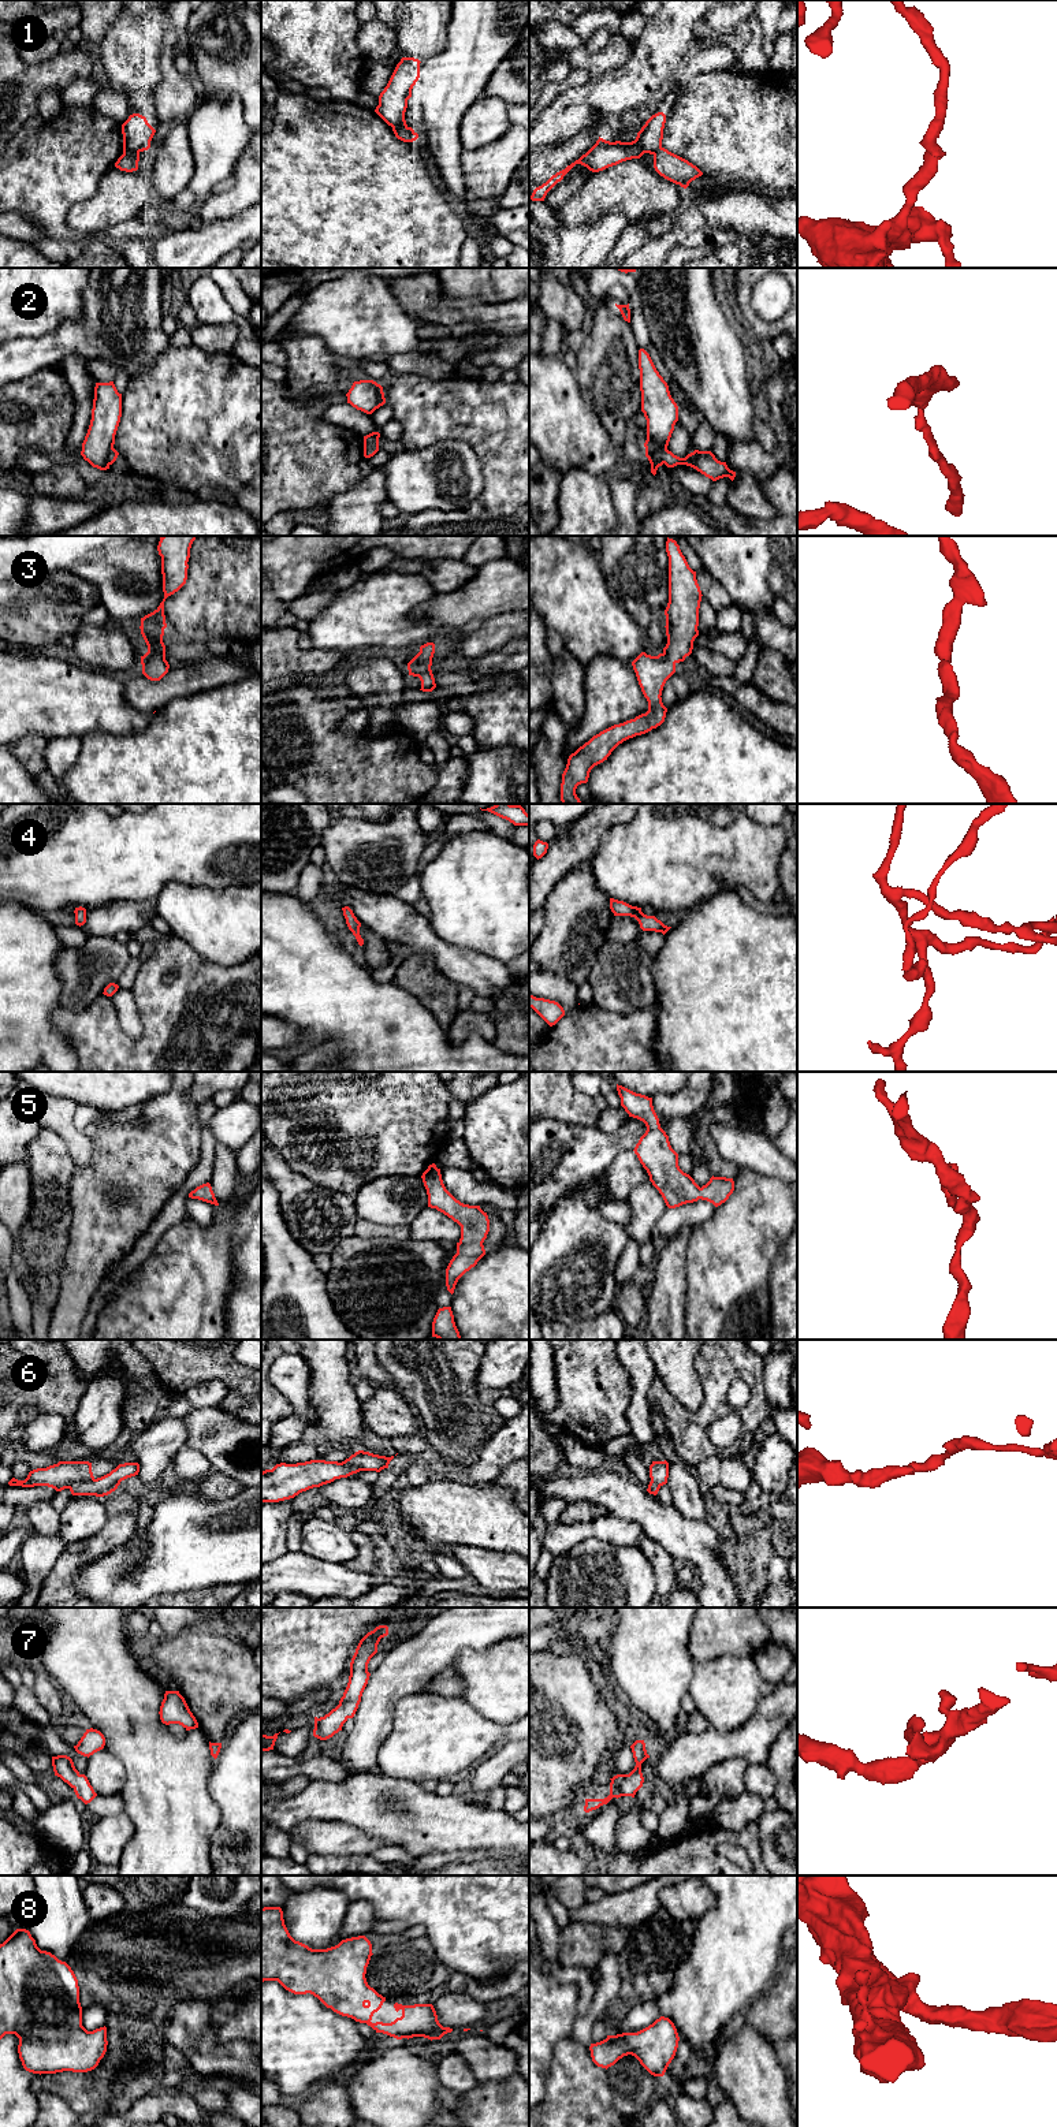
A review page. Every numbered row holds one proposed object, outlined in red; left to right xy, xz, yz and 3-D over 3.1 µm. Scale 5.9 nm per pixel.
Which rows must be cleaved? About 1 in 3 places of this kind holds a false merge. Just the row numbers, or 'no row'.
1, 2, 6

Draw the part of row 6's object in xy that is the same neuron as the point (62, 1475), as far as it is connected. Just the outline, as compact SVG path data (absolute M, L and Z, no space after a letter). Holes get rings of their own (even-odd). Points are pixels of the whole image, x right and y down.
M59 1461L46 1468L37 1468L29 1472L25 1480L12 1478L10 1486L34 1487L48 1486L56 1491L70 1489L71 1485L79 1480L94 1479L92 1463L89 1461Z

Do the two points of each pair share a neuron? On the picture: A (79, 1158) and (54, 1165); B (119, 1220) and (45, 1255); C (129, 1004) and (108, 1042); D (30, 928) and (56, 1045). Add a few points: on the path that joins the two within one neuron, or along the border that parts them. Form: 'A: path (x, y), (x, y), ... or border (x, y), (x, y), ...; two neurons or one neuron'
A: border (55, 1132), (64, 1143), (75, 1165); two neurons
B: border (71, 1213), (70, 1240), (60, 1276); two neurons
C: border (110, 997), (121, 1027), (131, 1036), (138, 1038); two neurons
D: path (30, 957), (30, 1016); one neuron

